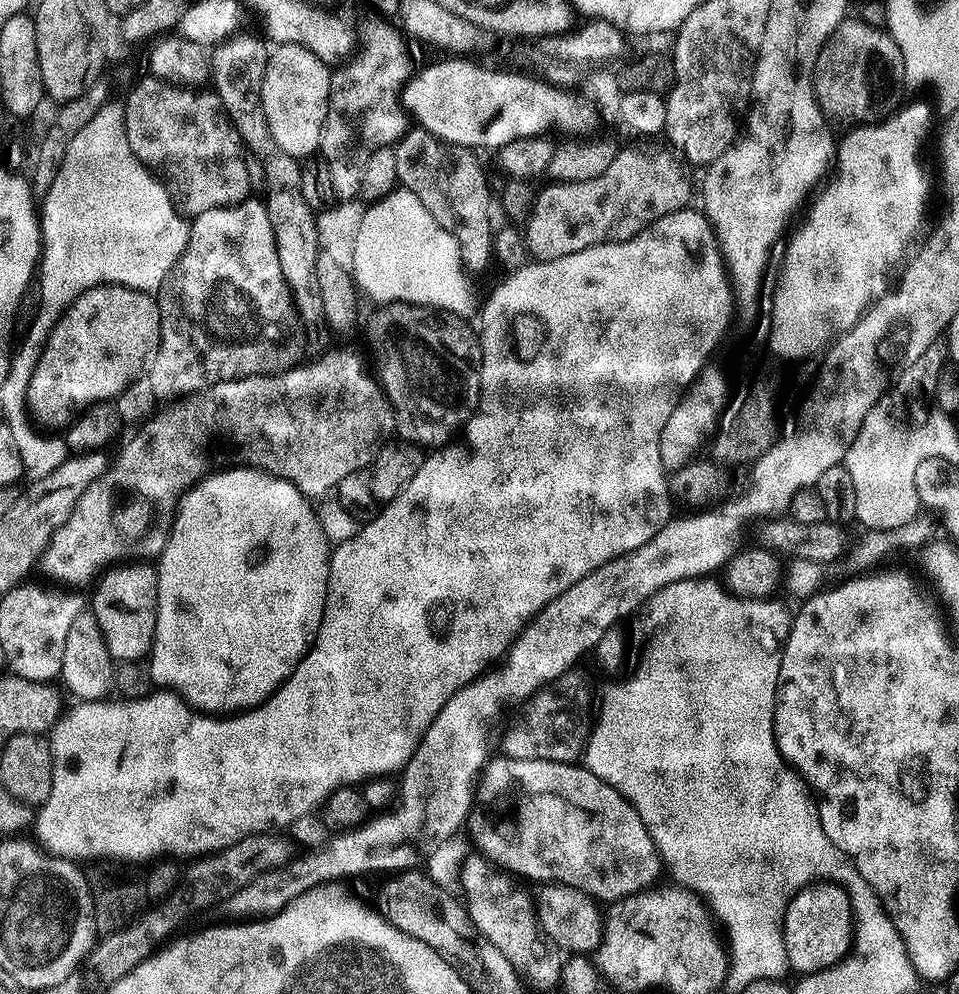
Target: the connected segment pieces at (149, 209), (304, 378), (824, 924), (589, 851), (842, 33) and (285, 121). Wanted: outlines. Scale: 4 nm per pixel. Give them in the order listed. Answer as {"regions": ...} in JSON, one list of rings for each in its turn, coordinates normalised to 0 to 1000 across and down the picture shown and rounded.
{"regions":[[[[117,99],[108,105],[102,115],[86,128],[73,144],[64,169],[52,187],[51,193],[44,198],[41,210],[44,253],[40,267],[40,290],[42,286],[42,311],[19,349],[14,353],[8,377],[3,379],[4,410],[13,414],[7,427],[15,437],[16,448],[22,454],[25,478],[30,484],[43,483],[60,473],[73,458],[71,444],[66,438],[51,437],[35,426],[30,413],[28,386],[35,380],[35,372],[46,355],[46,345],[63,317],[73,309],[88,294],[103,290],[109,286],[125,286],[128,290],[139,290],[155,296],[166,295],[171,283],[179,274],[179,269],[194,252],[197,222],[193,220],[172,182],[160,170],[145,161],[132,145],[129,130],[129,114],[124,100]]],[[[350,350],[347,354],[340,355],[335,362],[330,362],[326,366],[319,366],[303,370],[301,374],[291,374],[288,378],[258,378],[251,382],[227,384],[223,388],[211,391],[210,394],[201,394],[198,398],[178,403],[174,408],[168,409],[157,421],[151,423],[148,430],[143,434],[147,435],[130,449],[122,463],[120,460],[119,466],[114,470],[107,482],[98,484],[95,490],[90,493],[90,497],[86,499],[79,507],[78,513],[75,514],[73,522],[58,534],[56,550],[53,552],[52,559],[67,566],[67,584],[71,587],[68,589],[79,590],[75,588],[88,588],[92,582],[95,585],[101,578],[100,573],[102,571],[107,572],[128,561],[166,560],[179,536],[179,526],[184,524],[184,511],[188,508],[188,503],[215,478],[213,470],[217,467],[217,450],[220,449],[221,443],[238,442],[246,451],[259,451],[258,466],[260,468],[272,471],[283,479],[292,480],[293,483],[301,483],[314,497],[322,501],[341,500],[343,497],[349,496],[351,489],[357,485],[357,481],[361,481],[361,477],[381,474],[389,466],[406,440],[410,438],[415,427],[411,411],[406,406],[405,399],[400,397],[395,381],[386,373],[385,367],[384,370],[380,367],[379,360],[373,355],[366,354],[363,350]]],[[[848,887],[827,903],[818,921],[818,947],[827,979],[855,978],[875,970],[888,957],[888,908],[874,889]]],[[[525,759],[518,761],[518,765],[516,762],[508,770],[503,779],[503,786],[498,791],[498,805],[499,808],[501,805],[505,808],[505,813],[497,812],[486,826],[486,837],[492,840],[492,845],[496,848],[493,849],[495,856],[508,861],[518,873],[538,883],[547,881],[551,885],[567,885],[563,887],[579,887],[602,893],[623,907],[631,907],[630,905],[634,905],[633,907],[648,907],[654,905],[657,901],[673,898],[683,890],[680,888],[687,883],[688,877],[690,881],[688,860],[674,835],[674,831],[669,827],[669,823],[665,819],[665,815],[661,815],[659,808],[653,803],[649,803],[649,799],[644,799],[644,795],[640,795],[640,791],[628,787],[628,783],[624,783],[615,774],[601,767],[587,769],[577,765],[537,765]]],[[[881,18],[853,54],[847,75],[853,106],[864,122],[880,127],[912,125],[935,108],[934,96],[945,85],[941,54],[921,27]]],[[[294,44],[283,49],[277,74],[273,78],[273,111],[286,135],[286,143],[310,159],[333,154],[336,127],[342,114],[346,72],[323,50],[313,44]]]]}

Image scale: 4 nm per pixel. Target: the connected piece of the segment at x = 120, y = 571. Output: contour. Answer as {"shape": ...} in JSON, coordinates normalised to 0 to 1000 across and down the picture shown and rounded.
{"shape":[[[129,565],[114,570],[107,576],[109,579],[105,578],[99,585],[96,604],[94,600],[94,615],[101,623],[111,654],[118,665],[146,666],[158,655],[158,643],[163,637],[163,571],[154,567],[157,566]]]}

